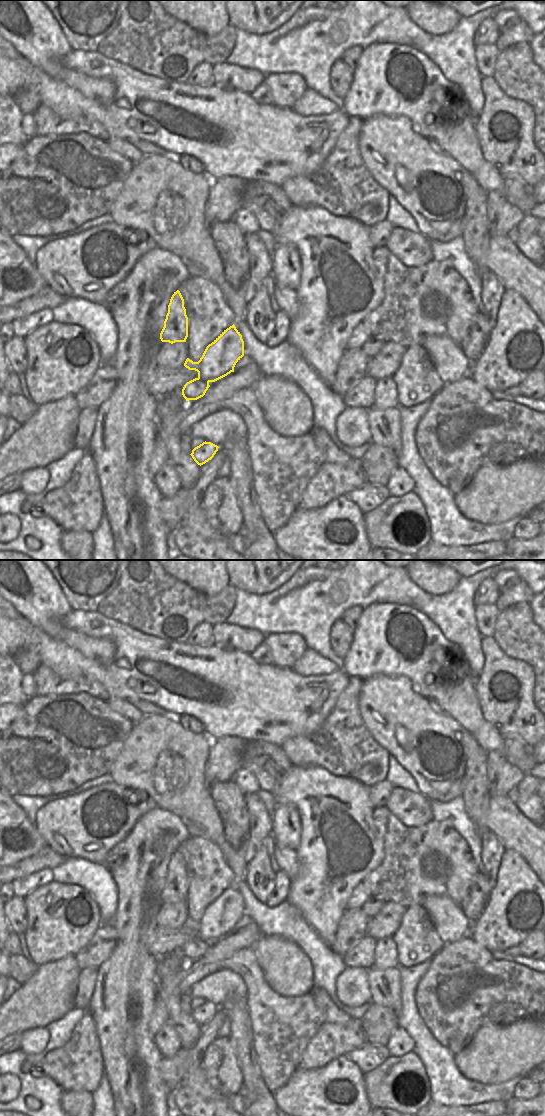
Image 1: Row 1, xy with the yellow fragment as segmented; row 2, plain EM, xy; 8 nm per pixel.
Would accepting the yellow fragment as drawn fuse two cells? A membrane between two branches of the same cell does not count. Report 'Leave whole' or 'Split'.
Split

